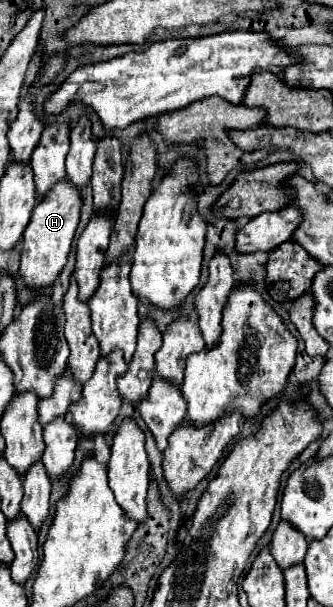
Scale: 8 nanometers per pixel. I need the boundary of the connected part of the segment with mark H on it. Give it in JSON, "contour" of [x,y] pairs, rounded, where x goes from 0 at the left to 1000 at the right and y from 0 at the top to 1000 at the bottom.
{"contour":[[[201,297],[165,303],[153,316],[135,323],[135,329],[117,329],[117,336],[105,339],[93,366],[69,382],[69,412],[57,438],[57,455],[93,478],[123,481],[129,474],[159,471],[159,465],[195,442],[219,386],[237,369],[237,346],[243,346],[243,320]]]}

